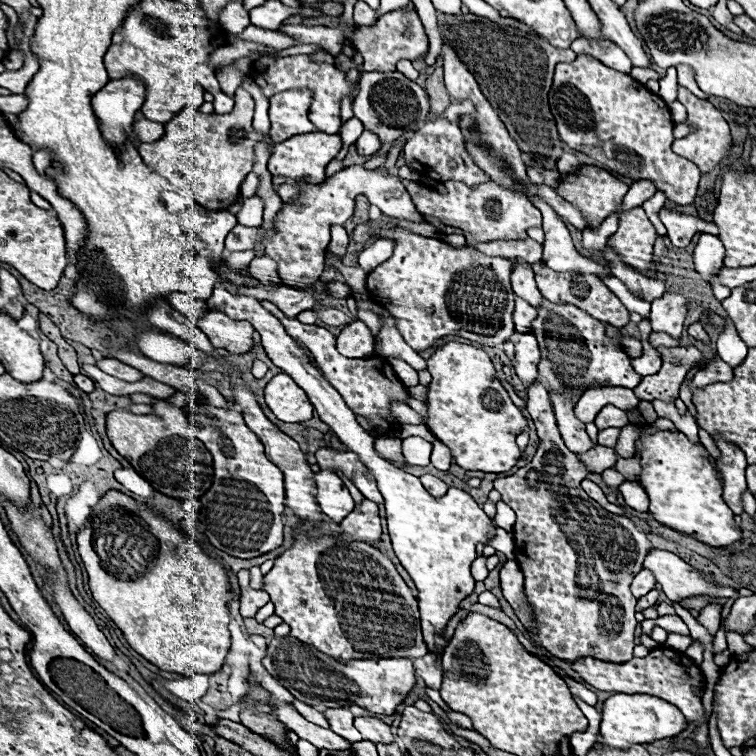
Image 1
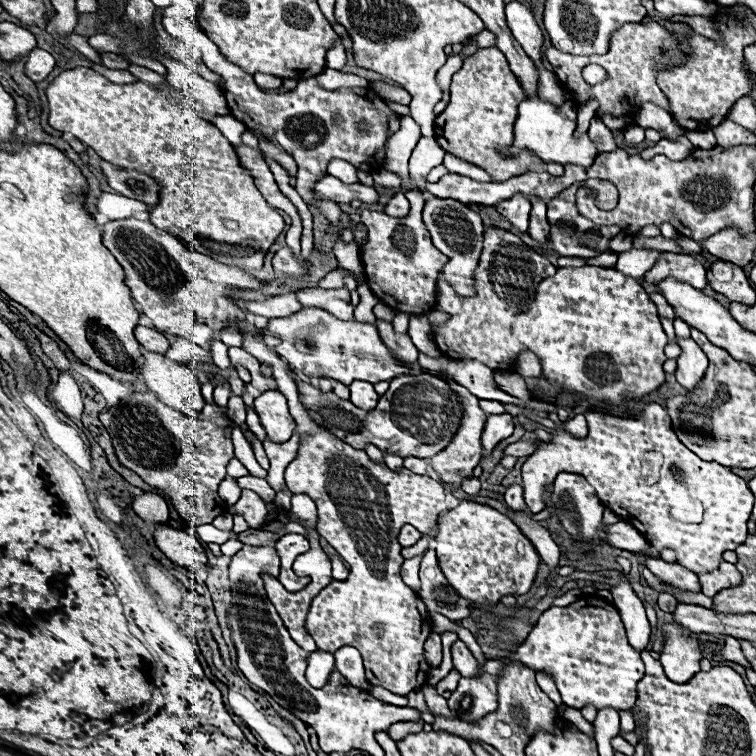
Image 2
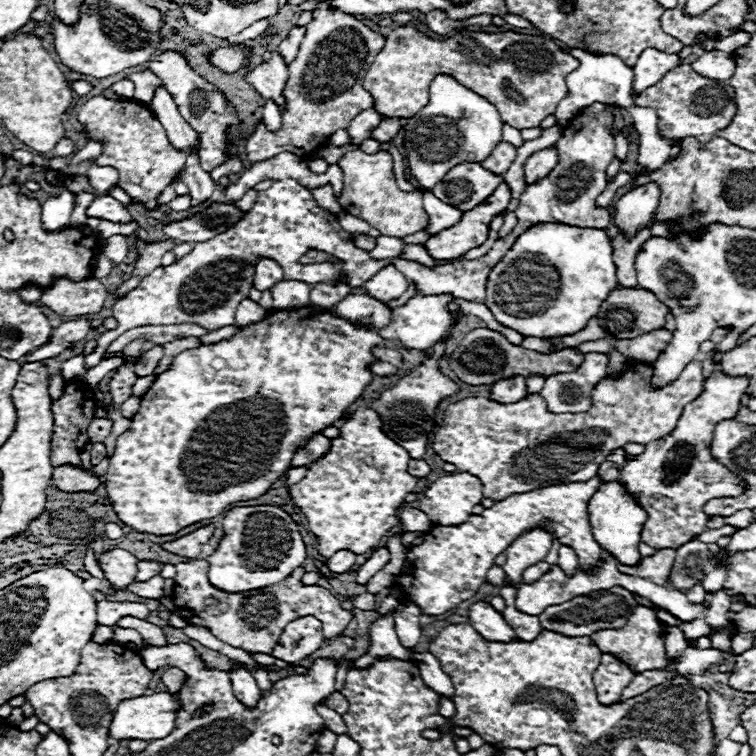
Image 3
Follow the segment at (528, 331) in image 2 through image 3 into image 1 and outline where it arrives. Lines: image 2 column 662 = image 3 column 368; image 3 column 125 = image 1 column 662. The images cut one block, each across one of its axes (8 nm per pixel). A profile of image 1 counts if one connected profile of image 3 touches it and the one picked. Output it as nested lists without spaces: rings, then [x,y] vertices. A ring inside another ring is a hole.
[[[658,432],[652,436],[640,434],[636,450],[642,454],[642,474],[638,482],[646,488],[650,512],[660,524],[710,546],[730,546],[742,540],[734,514],[722,500],[722,482],[704,446],[694,446],[684,434]]]

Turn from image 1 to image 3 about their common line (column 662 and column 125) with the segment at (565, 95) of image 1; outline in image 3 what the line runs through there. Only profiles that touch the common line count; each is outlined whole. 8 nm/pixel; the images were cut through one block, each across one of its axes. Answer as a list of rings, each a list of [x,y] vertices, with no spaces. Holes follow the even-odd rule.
[[[104,96],[90,98],[78,112],[78,120],[86,130],[88,140],[104,140],[102,156],[98,164],[112,166],[118,170],[120,188],[136,202],[154,210],[158,206],[158,194],[176,178],[184,168],[188,152],[178,152],[166,138],[162,124],[156,116],[138,102],[118,102],[106,100]]]

